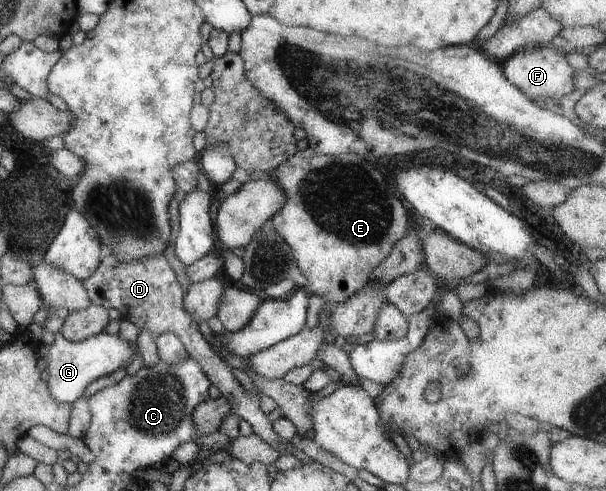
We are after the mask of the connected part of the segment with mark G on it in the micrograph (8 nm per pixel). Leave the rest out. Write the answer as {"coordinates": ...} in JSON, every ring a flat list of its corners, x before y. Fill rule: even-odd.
{"coordinates":[[99,331,93,336,79,342,70,342,59,335,49,345,40,342,35,353,35,359,48,371,46,386,55,401,71,404,81,396,83,389,97,377,107,376,117,369,125,369,131,362,131,356,137,350,137,343,127,343,118,333,107,335,105,331]]}

